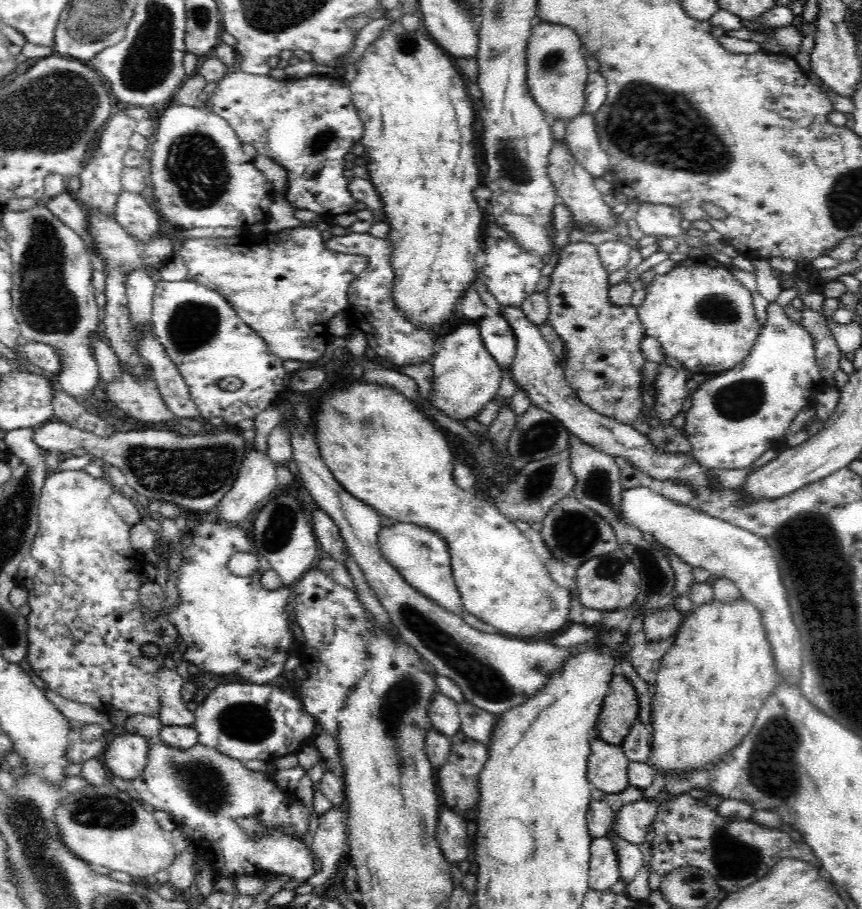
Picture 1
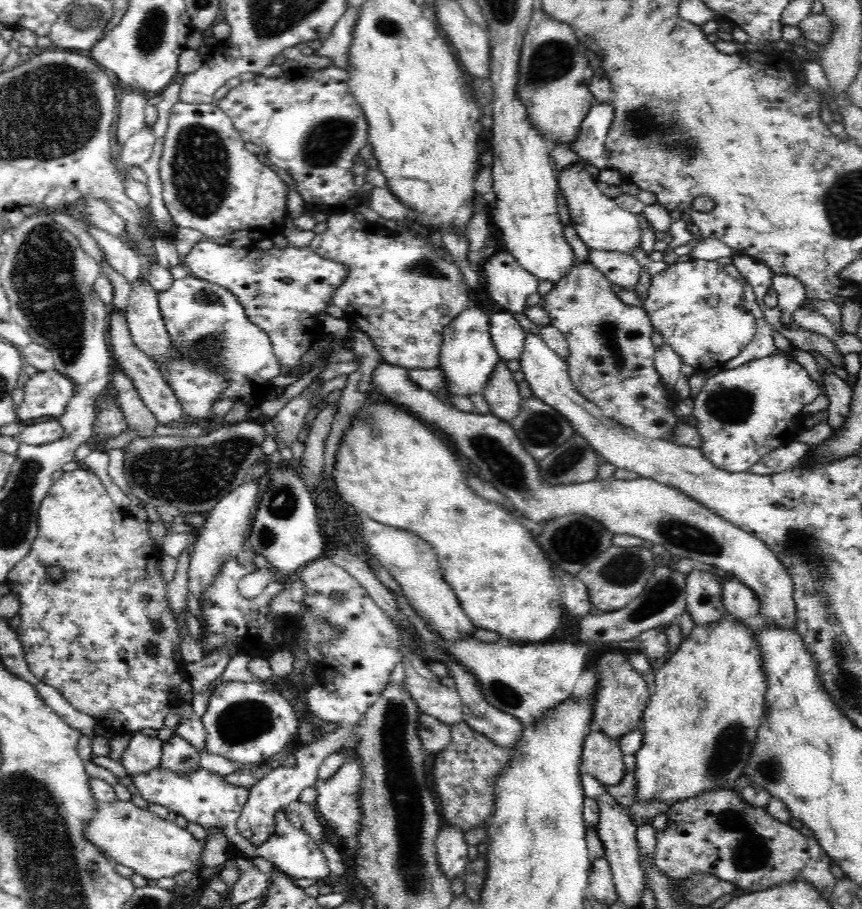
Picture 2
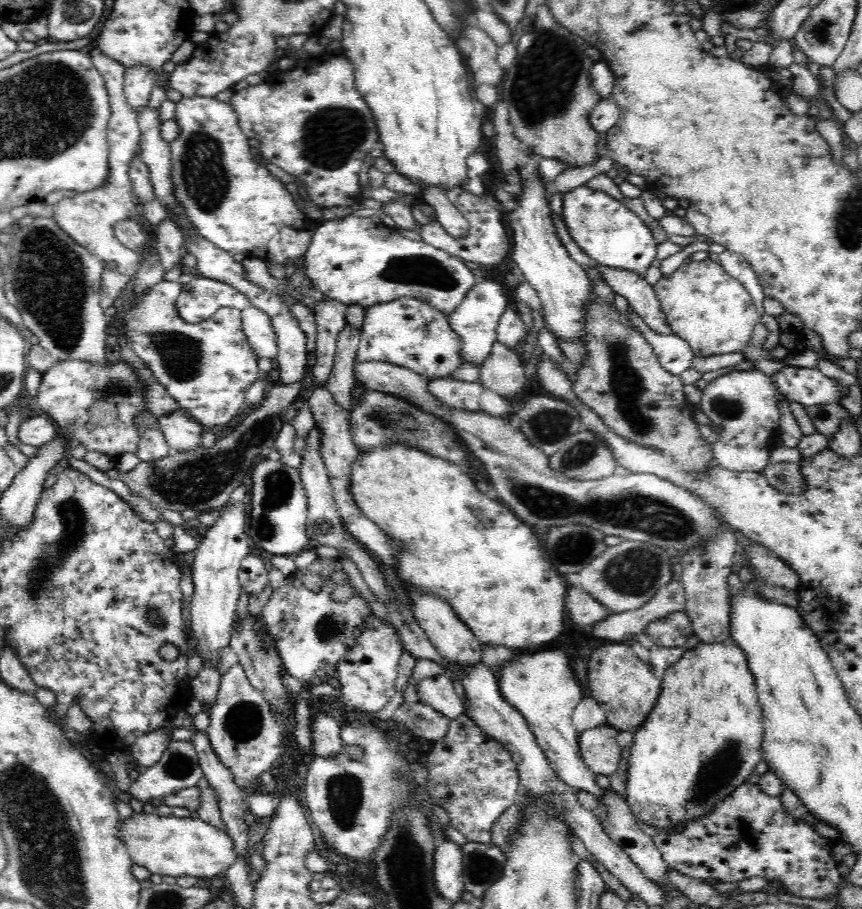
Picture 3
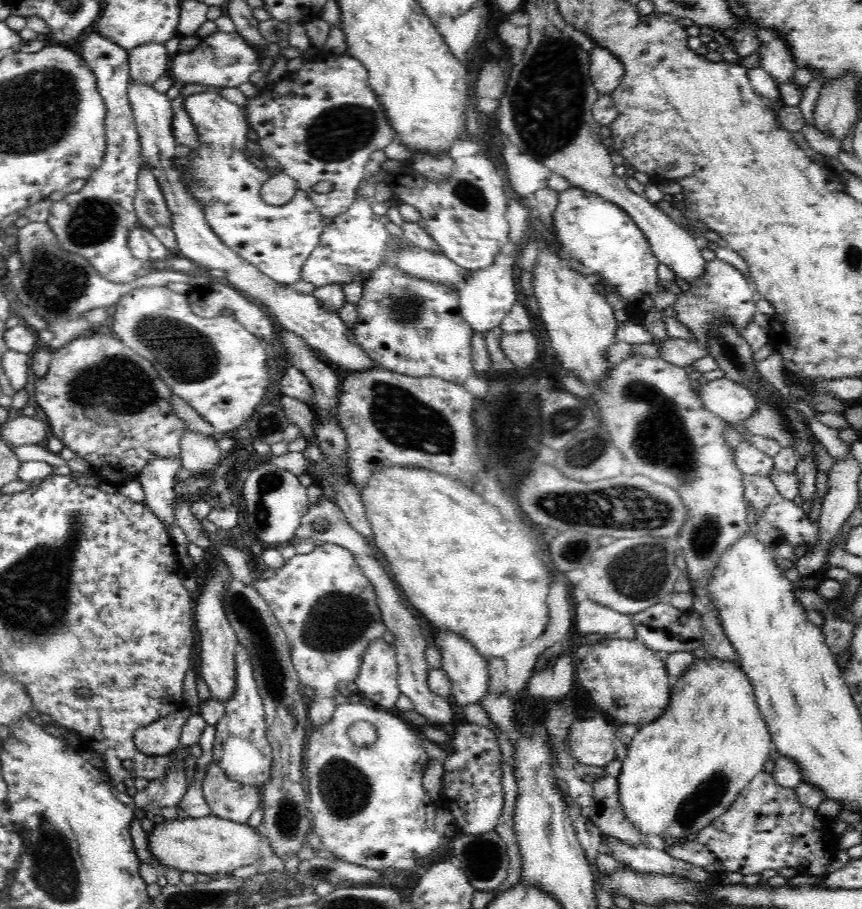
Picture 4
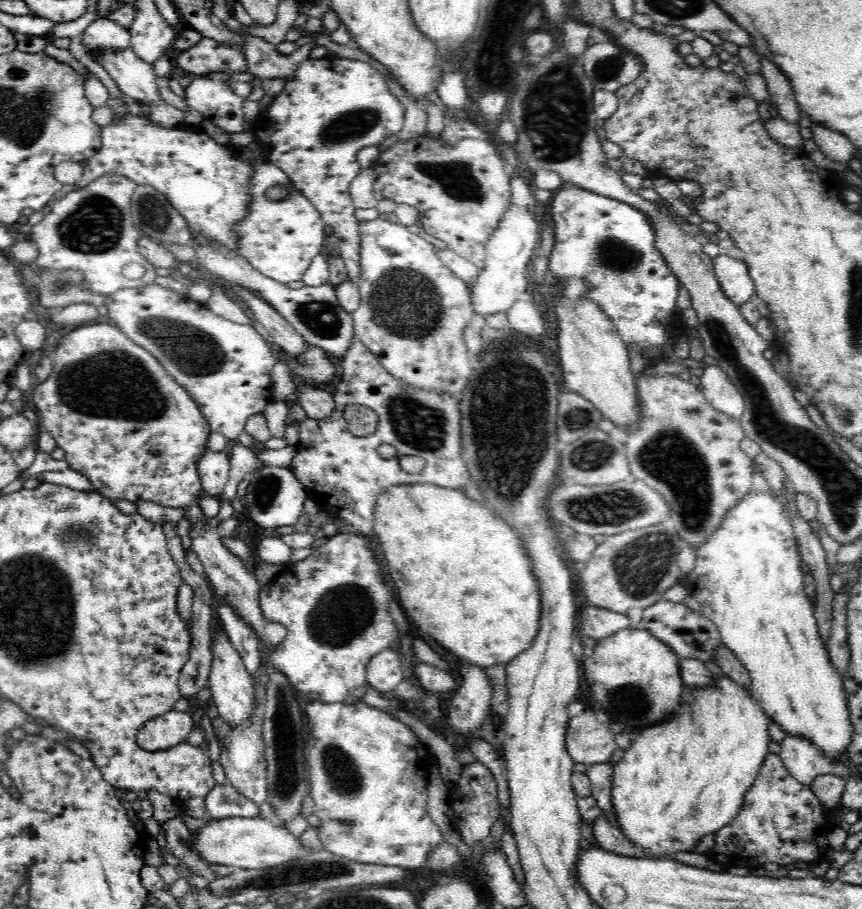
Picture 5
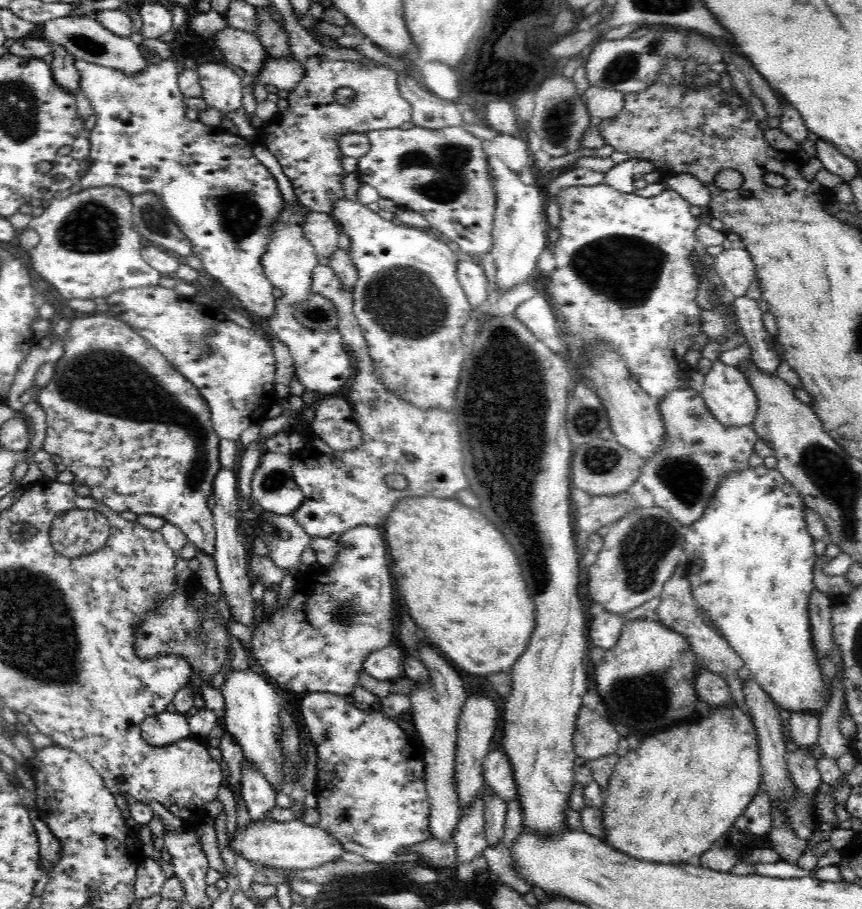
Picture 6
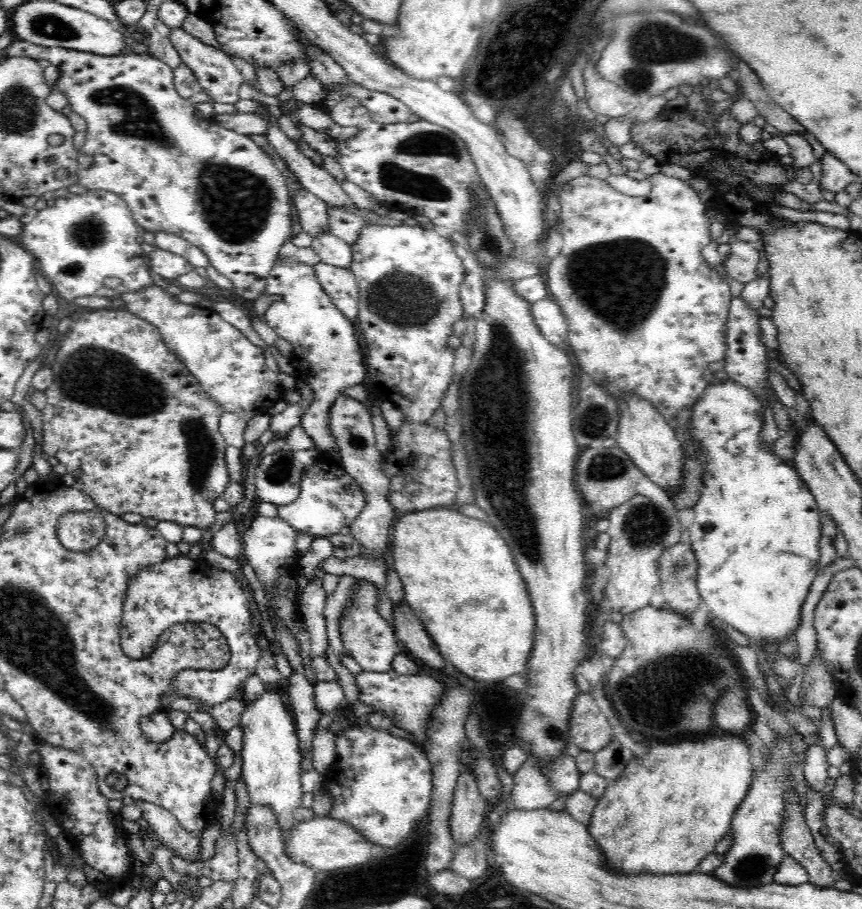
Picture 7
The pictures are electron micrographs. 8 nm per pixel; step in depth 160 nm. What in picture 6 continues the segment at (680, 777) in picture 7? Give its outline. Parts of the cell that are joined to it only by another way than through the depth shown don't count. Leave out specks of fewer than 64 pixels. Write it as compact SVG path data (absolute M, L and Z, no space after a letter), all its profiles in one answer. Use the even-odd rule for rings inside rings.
M734 700L724 708L704 707L702 710L712 716L698 722L692 718L692 724L646 737L639 748L618 759L602 806L605 842L618 852L636 860L686 864L692 856L702 856L716 846L718 838L734 826L757 794L761 764L758 735L751 716L744 713Z

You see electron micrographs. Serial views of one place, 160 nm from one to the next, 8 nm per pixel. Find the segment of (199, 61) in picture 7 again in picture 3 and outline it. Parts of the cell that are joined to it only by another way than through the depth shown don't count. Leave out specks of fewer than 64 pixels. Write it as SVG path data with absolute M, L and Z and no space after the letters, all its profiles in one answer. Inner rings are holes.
M183 97L176 104L175 118L180 135L170 143L172 183L176 199L186 211L186 218L190 219L196 232L232 255L240 252L244 258L259 258L266 263L284 265L300 260L307 252L320 222L308 217L298 207L285 183L254 160L252 148L240 129L239 117L234 108L229 103L219 102L215 97Z

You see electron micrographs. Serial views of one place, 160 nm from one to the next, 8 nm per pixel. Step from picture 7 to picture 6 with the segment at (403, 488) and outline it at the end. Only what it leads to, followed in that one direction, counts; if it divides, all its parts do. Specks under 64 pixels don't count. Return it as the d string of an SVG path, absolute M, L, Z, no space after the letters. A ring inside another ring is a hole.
M318 264L312 272L312 290L316 294L329 300L337 308L338 324L344 345L354 356L355 372L348 385L342 389L343 396L348 399L358 425L362 429L362 446L354 452L336 452L322 439L315 437L306 438L302 449L293 453L292 472L296 484L302 489L304 498L302 504L291 514L298 524L312 537L330 537L332 534L342 535L358 525L376 525L382 527L386 522L386 516L392 512L392 508L408 496L436 496L438 498L455 498L461 490L469 488L469 482L465 473L464 454L462 454L462 442L458 432L456 414L451 410L442 408L418 408L393 392L390 392L380 377L376 374L372 359L369 355L368 345L364 339L362 327L354 315L353 291L346 289L344 283L338 279L334 269L328 265ZM406 454L412 454L413 460L409 460ZM388 474L404 474L408 480L403 491L396 491L384 482L384 476Z

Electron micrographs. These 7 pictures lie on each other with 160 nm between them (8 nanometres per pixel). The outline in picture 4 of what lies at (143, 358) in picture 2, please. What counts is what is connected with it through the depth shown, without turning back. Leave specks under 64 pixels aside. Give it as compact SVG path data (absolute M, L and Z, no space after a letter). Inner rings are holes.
M193 430L184 432L180 440L181 466L193 476L203 474L210 478L222 456L214 437L202 436Z

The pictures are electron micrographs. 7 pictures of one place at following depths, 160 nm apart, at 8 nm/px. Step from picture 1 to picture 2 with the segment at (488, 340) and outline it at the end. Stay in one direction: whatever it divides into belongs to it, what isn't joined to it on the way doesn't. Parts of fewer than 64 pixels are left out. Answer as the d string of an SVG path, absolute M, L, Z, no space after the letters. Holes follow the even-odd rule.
M497 311L490 316L490 335L500 358L510 361L520 359L527 332L510 311Z

